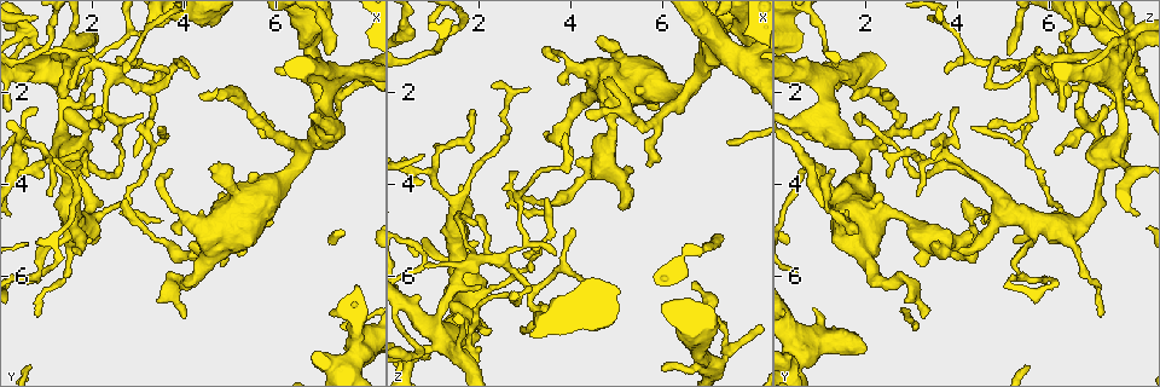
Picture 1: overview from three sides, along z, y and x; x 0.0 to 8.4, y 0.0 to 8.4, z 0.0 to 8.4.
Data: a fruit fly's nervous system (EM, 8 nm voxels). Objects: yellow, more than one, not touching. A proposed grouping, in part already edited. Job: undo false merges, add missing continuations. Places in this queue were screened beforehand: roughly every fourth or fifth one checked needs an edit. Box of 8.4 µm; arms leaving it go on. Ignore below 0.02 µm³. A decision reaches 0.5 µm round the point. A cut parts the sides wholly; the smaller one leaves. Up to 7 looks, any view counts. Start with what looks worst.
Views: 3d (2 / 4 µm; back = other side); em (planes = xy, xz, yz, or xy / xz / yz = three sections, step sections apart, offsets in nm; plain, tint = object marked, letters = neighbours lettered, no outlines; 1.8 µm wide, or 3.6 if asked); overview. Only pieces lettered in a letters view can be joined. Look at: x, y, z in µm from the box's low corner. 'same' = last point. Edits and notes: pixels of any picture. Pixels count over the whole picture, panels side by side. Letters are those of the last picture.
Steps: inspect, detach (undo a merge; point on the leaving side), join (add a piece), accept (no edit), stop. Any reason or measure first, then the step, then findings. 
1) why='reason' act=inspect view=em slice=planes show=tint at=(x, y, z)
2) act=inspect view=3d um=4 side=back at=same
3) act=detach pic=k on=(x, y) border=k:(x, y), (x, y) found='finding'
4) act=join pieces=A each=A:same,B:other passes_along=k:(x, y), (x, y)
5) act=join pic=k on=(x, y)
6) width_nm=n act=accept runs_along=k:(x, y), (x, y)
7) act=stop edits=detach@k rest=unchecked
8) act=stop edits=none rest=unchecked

why='an open end' act=inspect view=3d um=4 at=(7.15, 1.15, 5.10)

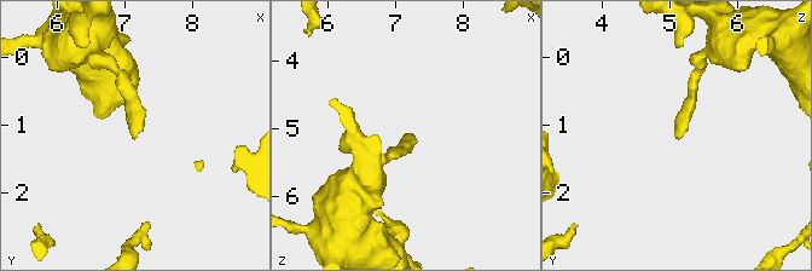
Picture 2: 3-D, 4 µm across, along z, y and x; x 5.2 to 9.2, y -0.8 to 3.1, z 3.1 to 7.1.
act=inspect view=em slice=planes show=letters at=(7.15, 1.15, 5.15)

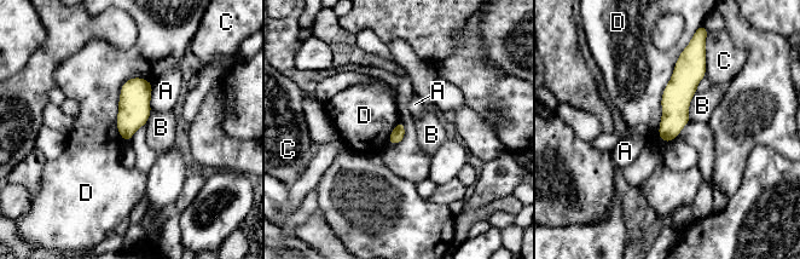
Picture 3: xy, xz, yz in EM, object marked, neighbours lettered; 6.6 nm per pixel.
longest_contact=D:650nm act=accept each=A:other,B:other,C:other,D:other border=3:(683, 50), (661, 98), (665, 143) found='no lettered piece goes on from it'

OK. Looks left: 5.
why='three-way junction' act=inspect view=em slice=planes show=letters at=(1.35, 5.20, 5.60)

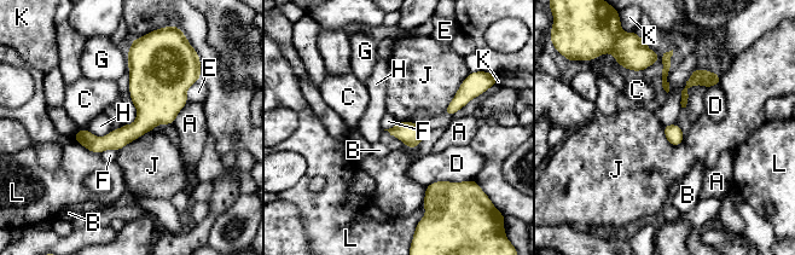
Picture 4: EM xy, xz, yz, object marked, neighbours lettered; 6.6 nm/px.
act=accept each=A:other,B:other,C:other,D:other,E:other,F:other,G:other,H:other,J:other,K:other,L:other border=4:(116, 150), (108, 149), (100, 154) found='continuous, no second cell'

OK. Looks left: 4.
act=inspect view=3d um=4 at=(4.20, 4.85, 1.45)

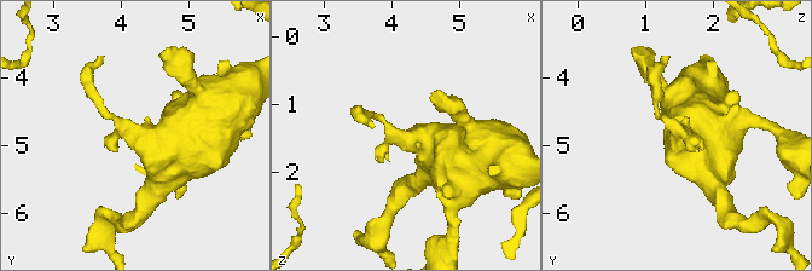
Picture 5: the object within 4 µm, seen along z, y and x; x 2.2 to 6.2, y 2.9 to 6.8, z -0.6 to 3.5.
why='now the EM' act=inspect view=em um=3.6 slice=planes show=plain at=(4.25, 4.85, 1.55)

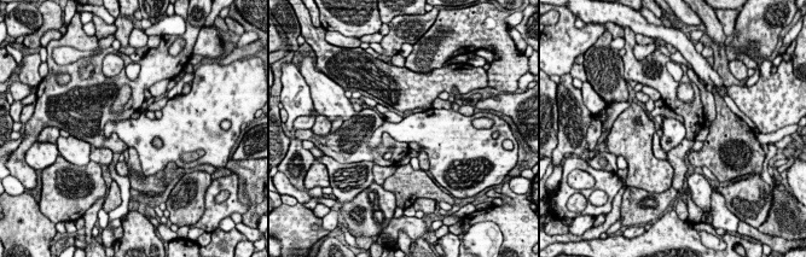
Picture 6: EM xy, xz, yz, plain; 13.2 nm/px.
why='what lies round it' act=inspect view=em um=3.6 slice=planes show=letters at=same

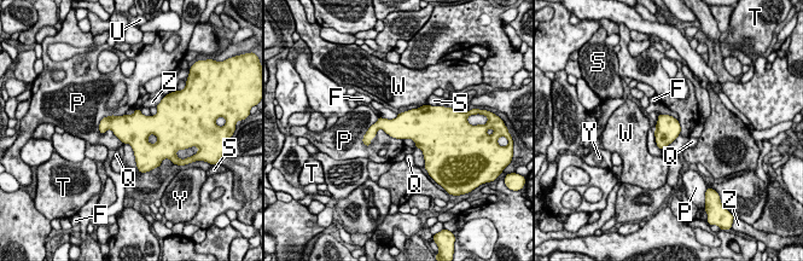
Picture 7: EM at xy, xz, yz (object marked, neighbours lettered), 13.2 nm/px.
width_nm=320 act=accept each=F:other,P:other,Q:other,S:other,T:other,U:other,W:other,Y:other,Z:other border=7:(104, 116), (99, 131), (123, 143) found='one cell here'

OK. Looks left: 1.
act=stop edits=none rest=unchecked

